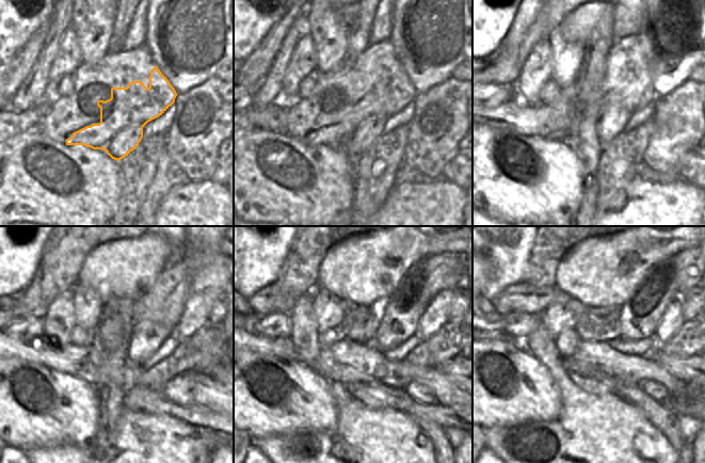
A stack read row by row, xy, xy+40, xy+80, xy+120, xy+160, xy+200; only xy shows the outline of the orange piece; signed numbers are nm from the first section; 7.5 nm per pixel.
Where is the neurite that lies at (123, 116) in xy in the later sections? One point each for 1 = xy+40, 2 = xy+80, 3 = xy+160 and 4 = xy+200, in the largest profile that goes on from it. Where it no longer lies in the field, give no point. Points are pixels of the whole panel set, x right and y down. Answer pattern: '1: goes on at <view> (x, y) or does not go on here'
1: goes on at xy+40 (363, 116)
2: goes on at xy+80 (620, 104)
3: goes on at xy+160 (420, 283)
4: goes on at xy+200 (641, 314)

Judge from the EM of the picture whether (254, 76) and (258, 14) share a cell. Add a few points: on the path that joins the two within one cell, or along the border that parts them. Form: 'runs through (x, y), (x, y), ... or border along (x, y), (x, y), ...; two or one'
border along (272, 27), (260, 44), (244, 61); two

